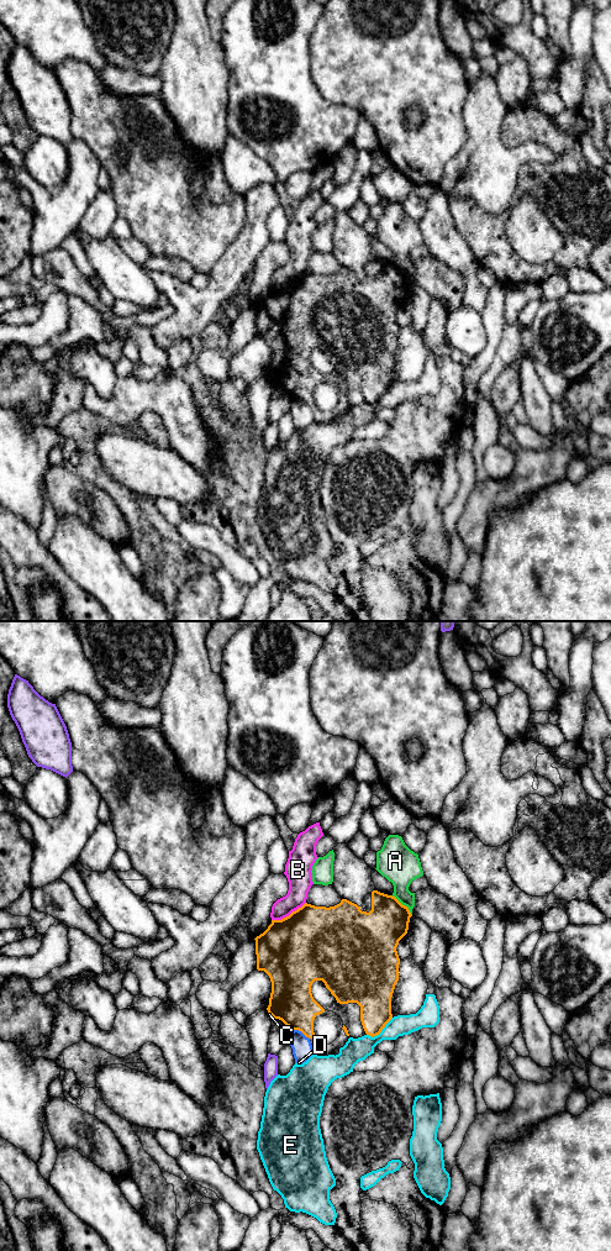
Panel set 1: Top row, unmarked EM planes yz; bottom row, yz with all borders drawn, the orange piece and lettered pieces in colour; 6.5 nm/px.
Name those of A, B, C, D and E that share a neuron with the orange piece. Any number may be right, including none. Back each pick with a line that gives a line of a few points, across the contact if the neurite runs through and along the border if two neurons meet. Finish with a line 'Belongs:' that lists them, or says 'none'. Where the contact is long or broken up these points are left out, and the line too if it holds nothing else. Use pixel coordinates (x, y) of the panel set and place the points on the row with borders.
Belongs: none

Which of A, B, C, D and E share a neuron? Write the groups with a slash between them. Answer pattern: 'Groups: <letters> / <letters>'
Groups: A / B / C / D / E

